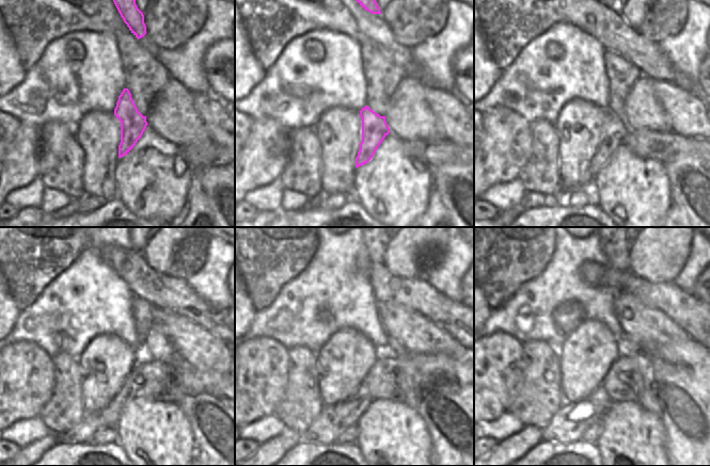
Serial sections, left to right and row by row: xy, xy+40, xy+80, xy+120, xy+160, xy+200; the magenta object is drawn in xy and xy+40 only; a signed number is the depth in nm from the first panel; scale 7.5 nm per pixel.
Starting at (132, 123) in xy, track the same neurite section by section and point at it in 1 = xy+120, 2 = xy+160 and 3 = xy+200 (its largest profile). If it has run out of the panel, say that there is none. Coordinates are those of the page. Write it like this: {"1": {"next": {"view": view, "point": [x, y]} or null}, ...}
{"1": {"next": {"view": "xy+120", "point": [108, 417]}}, "2": {"next": {"view": "xy+160", "point": [333, 420]}}, "3": {"next": {"view": "xy+200", "point": [569, 423]}}}

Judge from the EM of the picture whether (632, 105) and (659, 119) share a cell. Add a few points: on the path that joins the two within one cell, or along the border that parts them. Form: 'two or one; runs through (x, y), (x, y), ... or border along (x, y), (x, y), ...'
one; runs through (638, 107), (652, 116)

